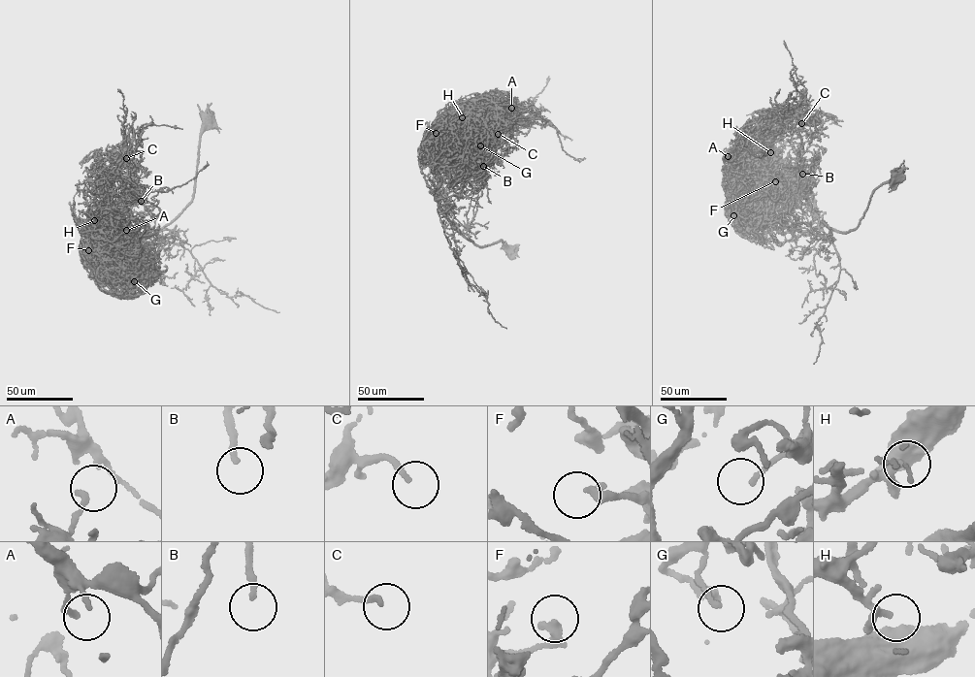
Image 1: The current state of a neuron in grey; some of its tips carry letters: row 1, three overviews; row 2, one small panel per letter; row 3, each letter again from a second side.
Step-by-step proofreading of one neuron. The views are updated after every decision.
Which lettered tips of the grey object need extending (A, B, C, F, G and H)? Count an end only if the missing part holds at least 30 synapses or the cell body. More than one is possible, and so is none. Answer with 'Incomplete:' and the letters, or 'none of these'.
Incomplete: B, H

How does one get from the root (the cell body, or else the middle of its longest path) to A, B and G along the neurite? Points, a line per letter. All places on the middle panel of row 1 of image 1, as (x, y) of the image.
A: (512, 250), (502, 241), (480, 247), (454, 227), (437, 176), (481, 119), (511, 108)
B: (512, 250), (502, 241), (480, 247), (439, 206), (437, 175), (450, 149), (479, 156), (483, 166)
G: (512, 250), (502, 241), (481, 247), (475, 244), (454, 227), (435, 199), (438, 170), (466, 146), (480, 145)

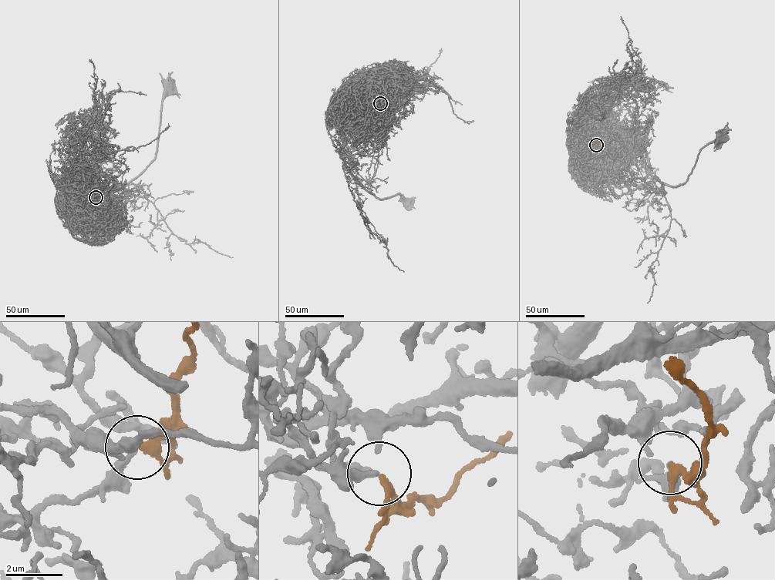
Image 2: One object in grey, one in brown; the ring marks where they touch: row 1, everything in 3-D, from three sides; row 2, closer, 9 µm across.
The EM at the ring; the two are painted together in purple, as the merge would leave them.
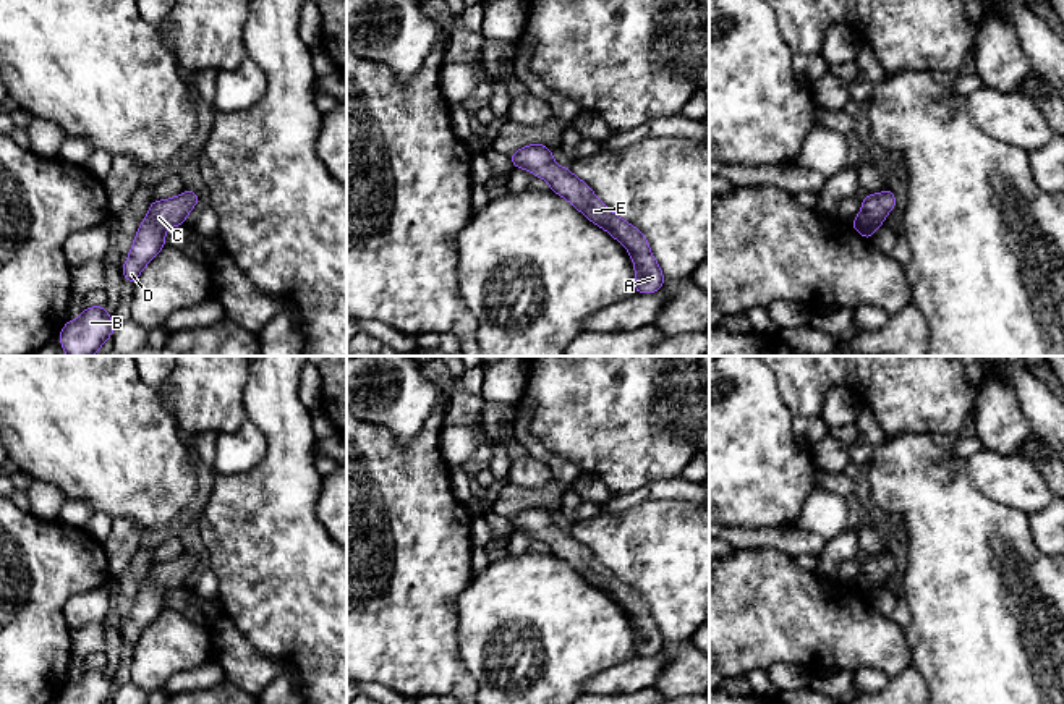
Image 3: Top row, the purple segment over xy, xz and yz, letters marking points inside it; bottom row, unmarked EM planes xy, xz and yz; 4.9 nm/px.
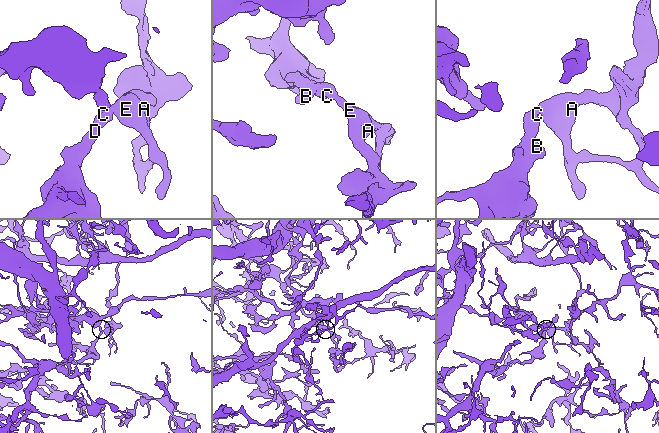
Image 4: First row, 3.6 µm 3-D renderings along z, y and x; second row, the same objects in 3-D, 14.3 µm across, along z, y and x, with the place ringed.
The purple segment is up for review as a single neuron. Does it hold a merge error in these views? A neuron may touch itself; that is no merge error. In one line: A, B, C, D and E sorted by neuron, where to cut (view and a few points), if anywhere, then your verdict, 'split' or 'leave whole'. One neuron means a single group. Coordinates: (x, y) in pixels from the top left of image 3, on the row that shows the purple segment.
groups A B C D E; cut none; leave whole

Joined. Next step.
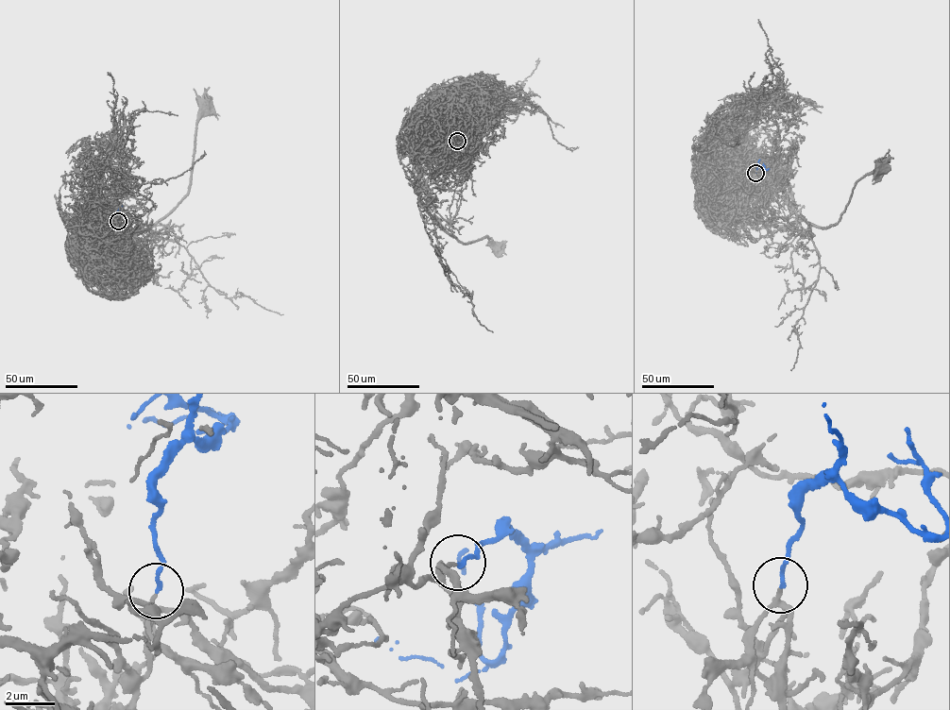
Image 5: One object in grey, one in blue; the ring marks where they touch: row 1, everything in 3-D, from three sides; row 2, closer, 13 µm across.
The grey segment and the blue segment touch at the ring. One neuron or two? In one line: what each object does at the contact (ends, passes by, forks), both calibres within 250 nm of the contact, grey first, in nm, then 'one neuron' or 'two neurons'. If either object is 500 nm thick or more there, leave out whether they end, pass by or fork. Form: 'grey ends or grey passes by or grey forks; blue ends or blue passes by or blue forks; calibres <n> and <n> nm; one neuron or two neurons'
grey passes by; blue ends; calibres 110 and 150 nm; one neuron

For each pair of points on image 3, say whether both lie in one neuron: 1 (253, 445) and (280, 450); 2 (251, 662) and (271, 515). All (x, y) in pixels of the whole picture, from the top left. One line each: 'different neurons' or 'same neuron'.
1: different neurons
2: different neurons

